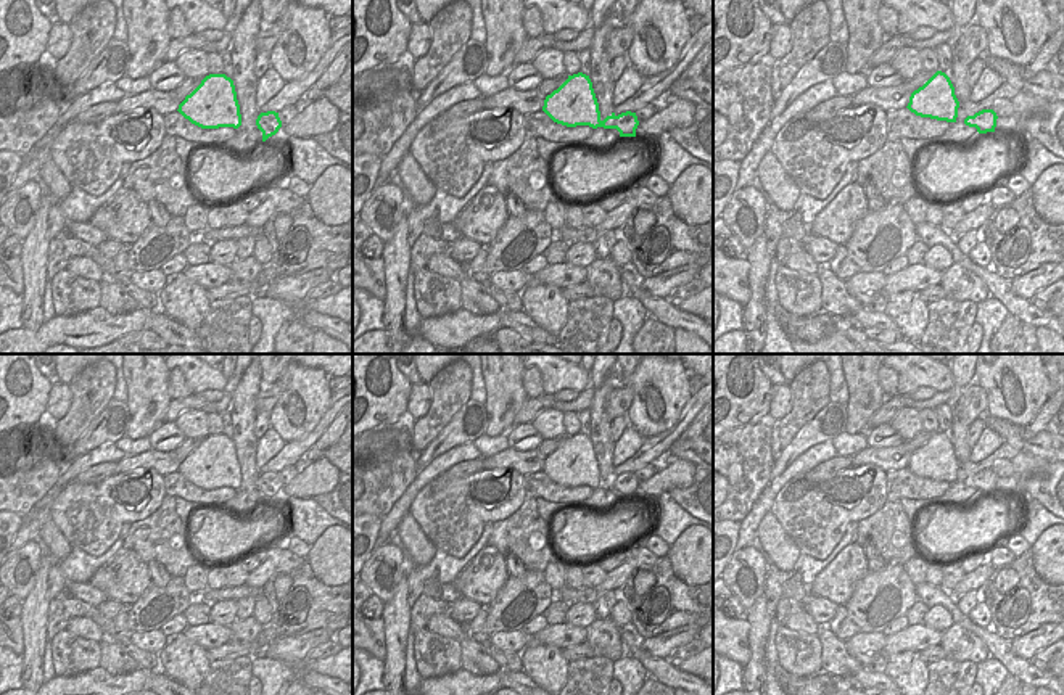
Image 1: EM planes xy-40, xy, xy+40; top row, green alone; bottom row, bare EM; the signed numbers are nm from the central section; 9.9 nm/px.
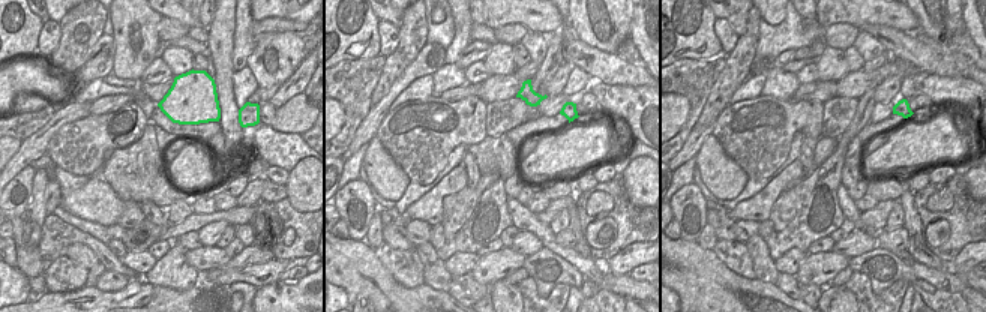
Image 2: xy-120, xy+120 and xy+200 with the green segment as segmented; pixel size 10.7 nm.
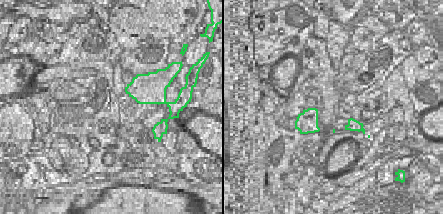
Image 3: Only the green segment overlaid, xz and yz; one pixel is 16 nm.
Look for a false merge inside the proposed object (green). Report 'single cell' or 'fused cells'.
single cell

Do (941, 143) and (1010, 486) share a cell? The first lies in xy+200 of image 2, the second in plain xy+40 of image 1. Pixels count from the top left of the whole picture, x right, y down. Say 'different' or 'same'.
different

